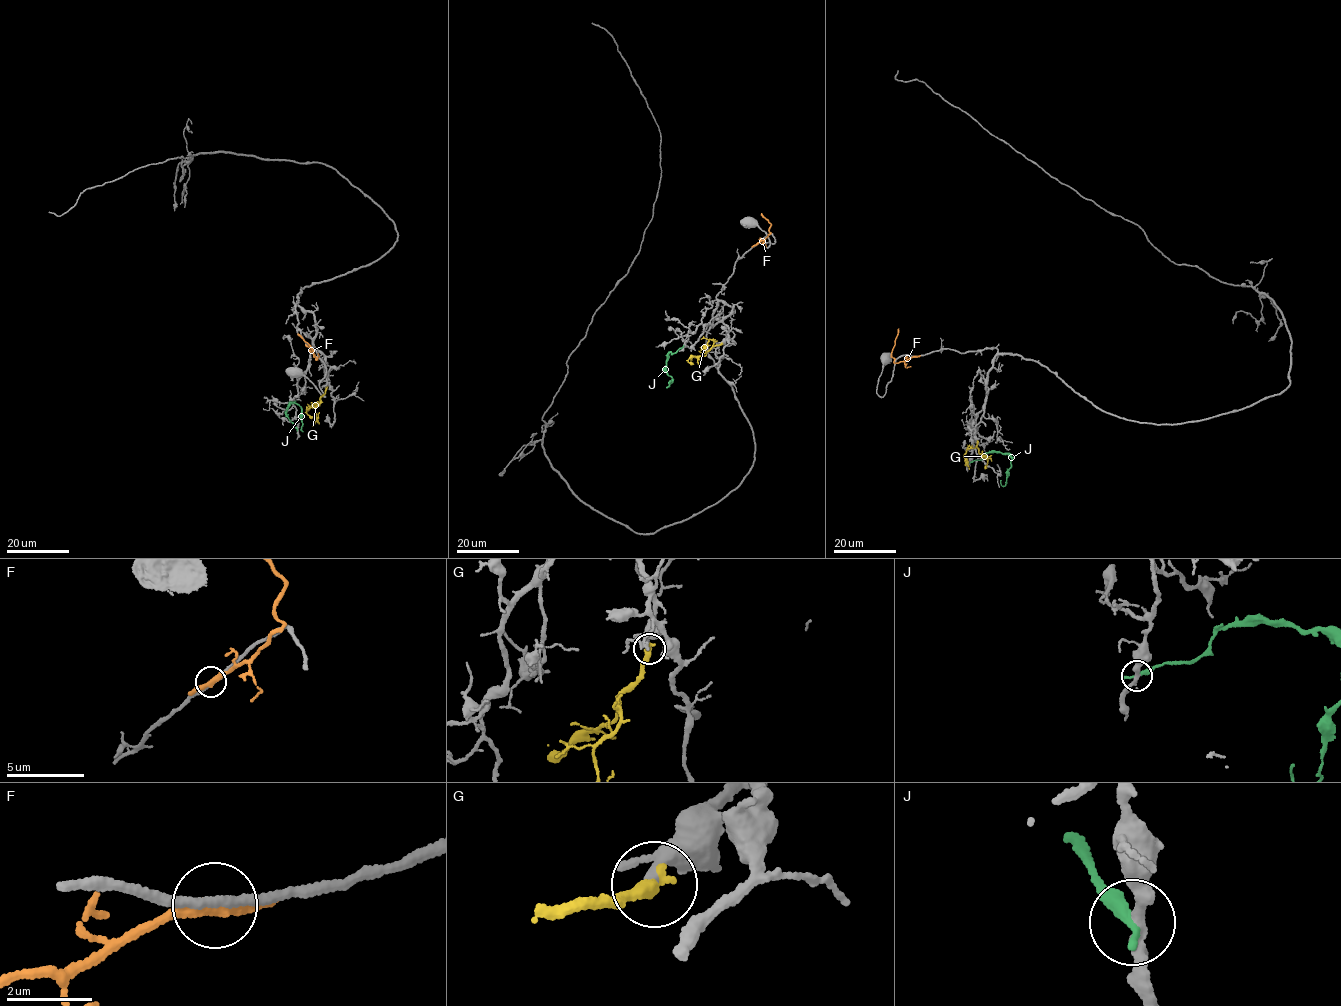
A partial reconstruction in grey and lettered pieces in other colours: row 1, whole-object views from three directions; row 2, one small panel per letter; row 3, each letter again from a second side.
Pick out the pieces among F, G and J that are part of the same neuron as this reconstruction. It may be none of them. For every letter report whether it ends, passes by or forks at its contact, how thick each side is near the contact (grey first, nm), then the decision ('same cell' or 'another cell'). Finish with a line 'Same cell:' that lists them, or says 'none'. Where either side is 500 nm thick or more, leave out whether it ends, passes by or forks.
F: it passes by | 240/320 nm | another cell
G: it ends | 180/360 nm | same cell
J: it ends | 280/320 nm | another cell
Same cell: G

